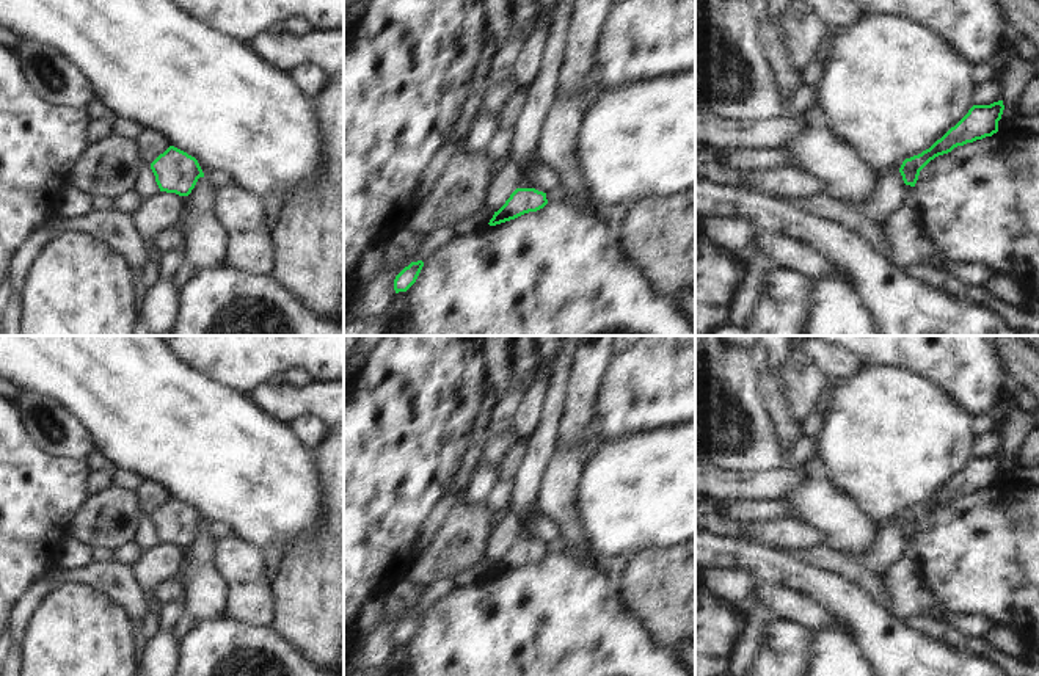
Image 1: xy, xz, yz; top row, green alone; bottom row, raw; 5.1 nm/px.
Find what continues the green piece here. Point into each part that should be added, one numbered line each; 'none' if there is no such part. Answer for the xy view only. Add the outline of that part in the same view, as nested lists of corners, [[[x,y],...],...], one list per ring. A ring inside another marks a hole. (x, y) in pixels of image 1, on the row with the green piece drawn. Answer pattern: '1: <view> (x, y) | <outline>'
none

